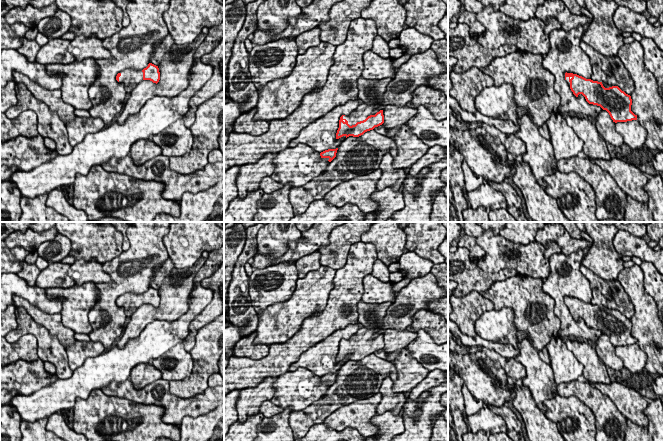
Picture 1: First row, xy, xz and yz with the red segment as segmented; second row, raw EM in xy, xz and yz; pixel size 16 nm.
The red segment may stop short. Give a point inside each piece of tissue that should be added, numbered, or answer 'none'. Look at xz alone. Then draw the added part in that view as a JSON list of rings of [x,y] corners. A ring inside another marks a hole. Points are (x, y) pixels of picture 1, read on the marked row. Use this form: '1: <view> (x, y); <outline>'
1: xz (363, 111); [[[363,103],[359,105],[349,115],[343,116],[343,119],[346,119],[350,126],[355,125],[357,122],[365,120],[379,106],[379,104],[369,106]]]

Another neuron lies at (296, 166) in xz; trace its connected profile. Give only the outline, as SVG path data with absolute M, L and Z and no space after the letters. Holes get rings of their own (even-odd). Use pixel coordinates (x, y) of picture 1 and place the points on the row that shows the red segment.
M299 143L277 153L273 160L276 168L270 177L282 185L301 187L320 175L329 165L328 160L308 145Z

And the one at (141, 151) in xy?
M138 140L130 149L130 156L135 165L140 166L146 161L162 154L162 149L152 140Z

